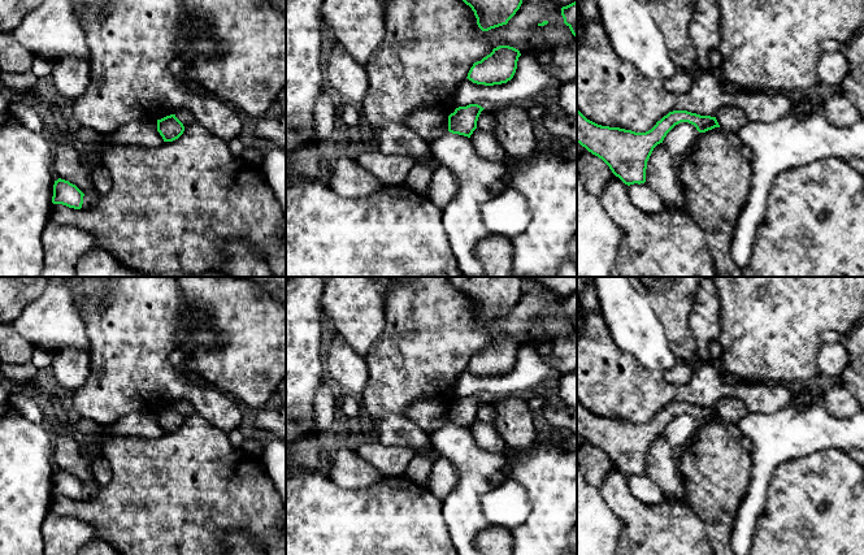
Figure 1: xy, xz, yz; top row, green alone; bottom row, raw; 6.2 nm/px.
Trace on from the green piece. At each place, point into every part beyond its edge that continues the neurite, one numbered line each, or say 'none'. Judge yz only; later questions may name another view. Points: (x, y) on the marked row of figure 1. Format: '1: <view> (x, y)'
1: yz (730, 120)

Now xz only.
1: xz (487, 146)

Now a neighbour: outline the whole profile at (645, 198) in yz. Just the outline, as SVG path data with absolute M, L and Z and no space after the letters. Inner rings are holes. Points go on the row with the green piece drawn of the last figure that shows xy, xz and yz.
M646 182L629 186L633 204L646 214L657 214L665 207L661 196Z

